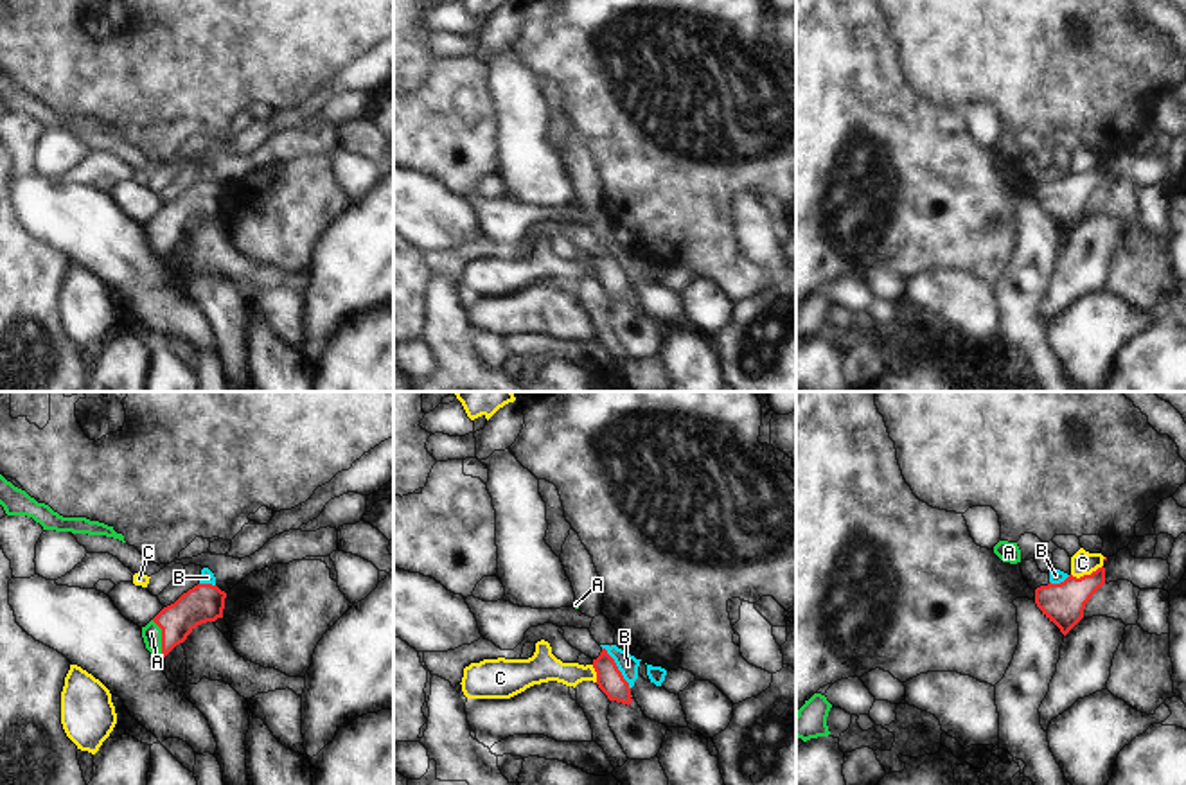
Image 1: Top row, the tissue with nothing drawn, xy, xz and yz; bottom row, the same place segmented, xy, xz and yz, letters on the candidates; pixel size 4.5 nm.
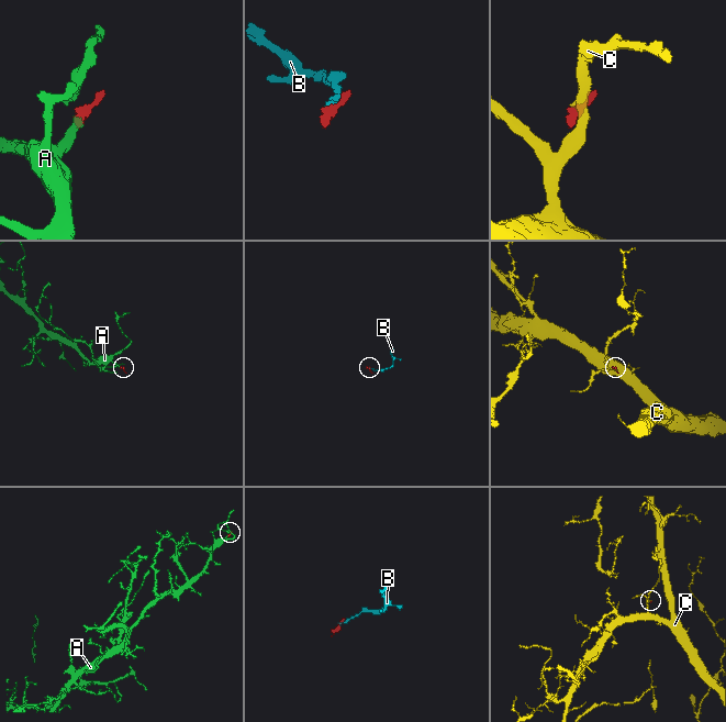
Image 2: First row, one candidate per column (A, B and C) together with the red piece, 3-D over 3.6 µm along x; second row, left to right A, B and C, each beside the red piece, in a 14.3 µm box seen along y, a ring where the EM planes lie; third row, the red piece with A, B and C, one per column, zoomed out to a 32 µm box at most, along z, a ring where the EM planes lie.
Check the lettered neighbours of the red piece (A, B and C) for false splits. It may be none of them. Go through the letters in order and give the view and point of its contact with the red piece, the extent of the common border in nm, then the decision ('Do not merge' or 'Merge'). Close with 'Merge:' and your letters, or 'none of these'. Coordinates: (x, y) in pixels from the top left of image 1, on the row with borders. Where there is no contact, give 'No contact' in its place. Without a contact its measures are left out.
A: Touches red at xy (162, 638). Shared border 170 nm. Merge
B: Touches red at xz (617, 669). Shared border 220 nm. Do not merge
C: Touches red at yz (1086, 575). Shared border 150 nm. Do not merge
Merge: A

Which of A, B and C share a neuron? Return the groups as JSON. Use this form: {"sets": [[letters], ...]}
{"sets": [["A"], ["B", "C"]]}

